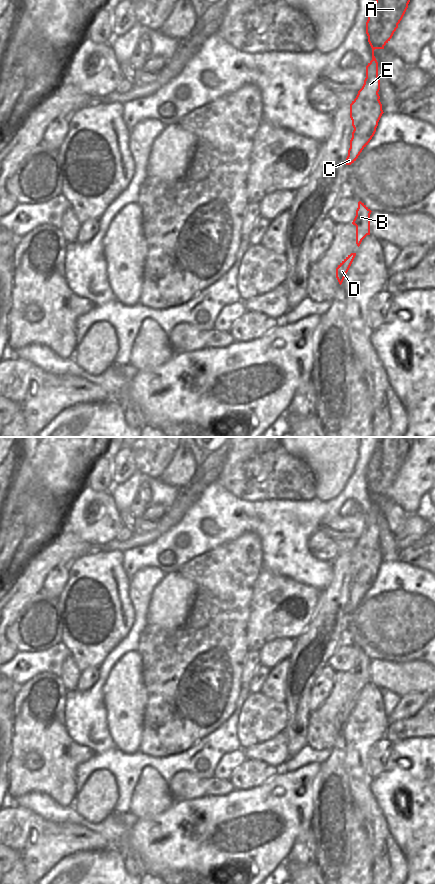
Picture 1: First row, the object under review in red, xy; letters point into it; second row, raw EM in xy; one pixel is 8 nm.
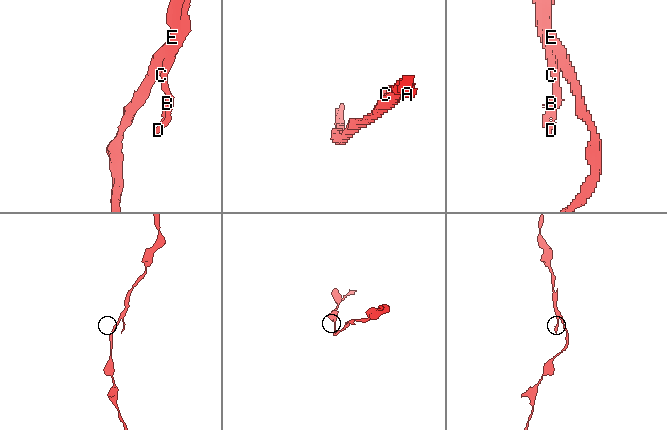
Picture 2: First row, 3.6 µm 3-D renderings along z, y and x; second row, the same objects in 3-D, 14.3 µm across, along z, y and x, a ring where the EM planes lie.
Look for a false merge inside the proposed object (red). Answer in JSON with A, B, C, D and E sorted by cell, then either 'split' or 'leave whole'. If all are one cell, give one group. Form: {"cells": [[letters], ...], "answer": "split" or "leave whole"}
{"cells": [["A", "B", "C", "D"], ["E"]], "answer": "split"}

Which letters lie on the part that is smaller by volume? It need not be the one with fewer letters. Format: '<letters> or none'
A, B, C, D

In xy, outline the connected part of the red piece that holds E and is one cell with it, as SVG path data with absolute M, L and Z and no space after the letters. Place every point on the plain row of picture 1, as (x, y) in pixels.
M382 442L376 446L376 450L366 470L366 482L372 496L372 508L366 514L366 526L356 546L350 552L350 566L355 577L370 562L376 550L380 547L380 528L378 526L378 510L374 504L376 497L376 484L382 480L382 460L384 448Z

